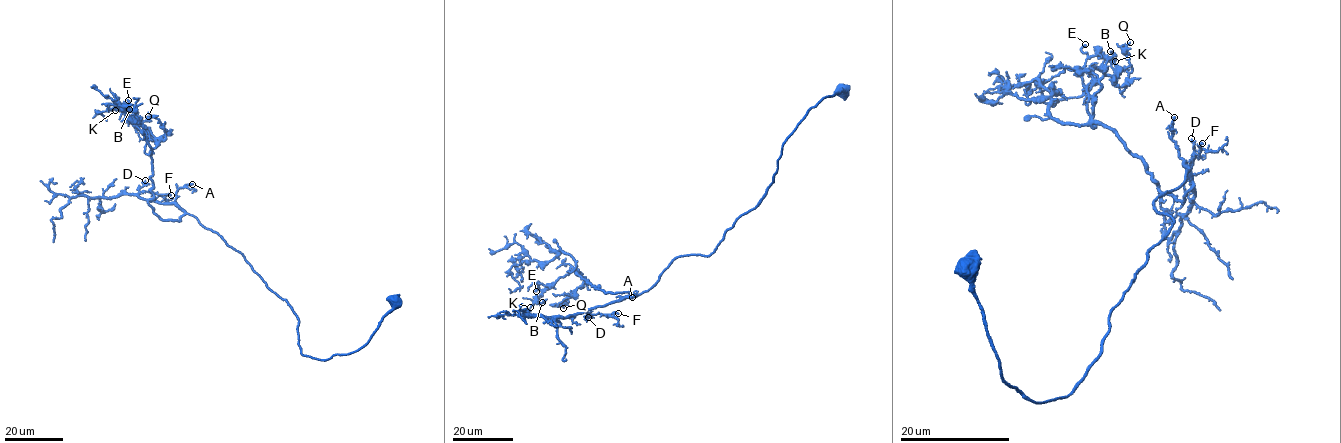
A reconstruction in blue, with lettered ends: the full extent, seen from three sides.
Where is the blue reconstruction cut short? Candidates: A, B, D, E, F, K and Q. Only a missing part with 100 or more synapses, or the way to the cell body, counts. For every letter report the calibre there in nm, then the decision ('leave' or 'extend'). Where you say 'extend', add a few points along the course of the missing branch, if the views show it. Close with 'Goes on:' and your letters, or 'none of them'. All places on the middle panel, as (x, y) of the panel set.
A: 240 nm | extend | (632, 297), (637, 297), (648, 283), (649, 275), (663, 261), (676, 232), (679, 203), (693, 193)
B: 200 nm | leave
D: 200 nm | leave
E: 240 nm | leave
F: 130 nm | leave
K: 180 nm | leave
Q: 160 nm | leave
Goes on: A

